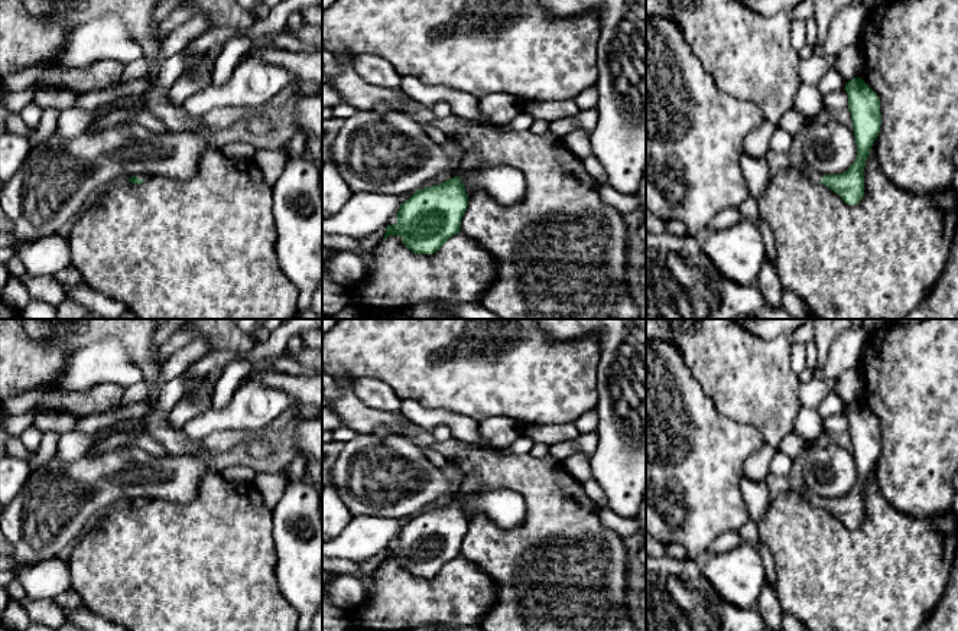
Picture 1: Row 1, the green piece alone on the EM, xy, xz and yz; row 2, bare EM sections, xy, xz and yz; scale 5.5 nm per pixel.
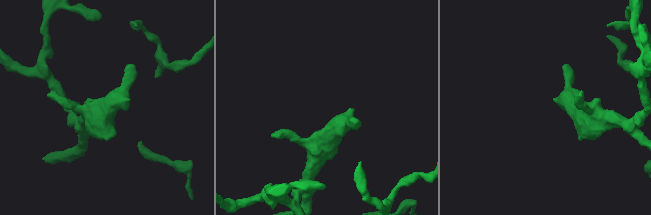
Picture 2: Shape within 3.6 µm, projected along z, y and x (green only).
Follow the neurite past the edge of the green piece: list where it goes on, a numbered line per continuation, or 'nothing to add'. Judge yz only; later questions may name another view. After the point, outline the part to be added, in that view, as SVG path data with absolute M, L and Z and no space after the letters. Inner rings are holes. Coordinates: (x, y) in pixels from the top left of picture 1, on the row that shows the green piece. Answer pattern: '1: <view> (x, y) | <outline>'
1: yz (815, 176) | M802 162L802 173L815 183L819 183L824 176L819 172L814 170L806 162Z

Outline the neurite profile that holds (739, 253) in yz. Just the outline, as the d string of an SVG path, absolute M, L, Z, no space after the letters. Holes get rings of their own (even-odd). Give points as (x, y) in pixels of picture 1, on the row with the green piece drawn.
M741 219L730 228L709 230L701 245L724 277L743 286L757 284L766 251L756 222Z

